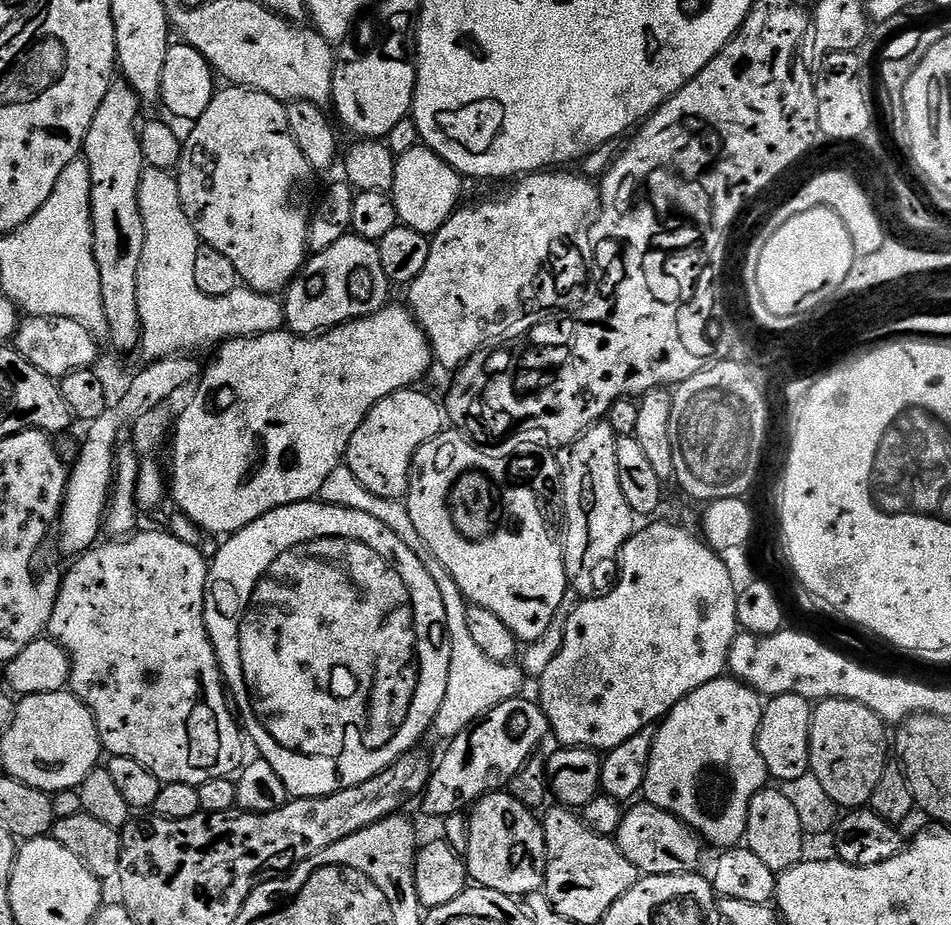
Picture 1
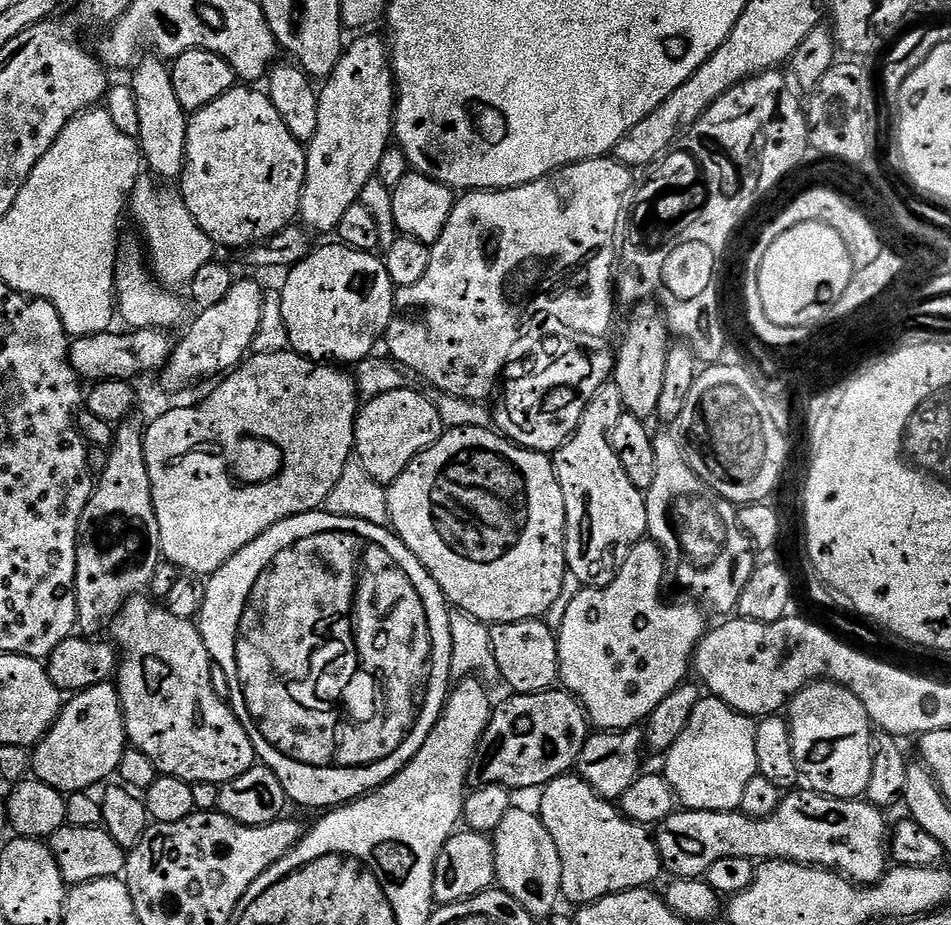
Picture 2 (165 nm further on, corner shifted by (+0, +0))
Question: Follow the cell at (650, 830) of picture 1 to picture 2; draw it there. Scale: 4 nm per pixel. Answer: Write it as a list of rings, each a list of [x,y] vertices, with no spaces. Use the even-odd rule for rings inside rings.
[[[792,790],[781,799],[780,805],[774,810],[772,816],[766,818],[758,818],[755,820],[753,816],[747,816],[742,811],[735,812],[693,812],[691,810],[677,810],[672,813],[670,818],[666,818],[655,829],[654,839],[656,848],[660,851],[660,862],[665,869],[672,871],[673,877],[679,878],[682,876],[703,877],[706,870],[710,870],[710,866],[714,866],[714,862],[718,862],[718,858],[750,858],[754,862],[763,862],[765,860],[793,860],[796,864],[810,864],[813,868],[827,868],[831,871],[840,873],[841,876],[848,877],[853,884],[861,886],[871,886],[877,880],[884,877],[884,873],[890,868],[890,820],[888,820],[883,811],[869,804],[867,799],[857,798],[854,800],[839,800],[833,796],[824,796],[821,792],[813,792],[811,790]]]

